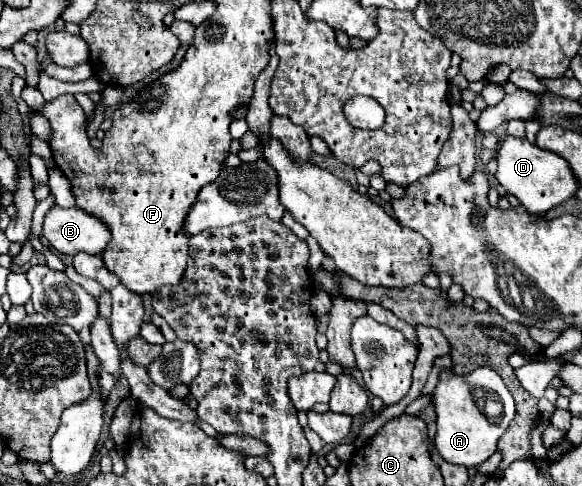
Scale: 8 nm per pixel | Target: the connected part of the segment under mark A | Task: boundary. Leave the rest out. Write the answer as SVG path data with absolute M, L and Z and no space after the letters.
M477 368L467 376L455 376L443 370L433 392L437 412L435 448L443 460L461 466L479 466L495 450L501 434L515 416L515 402L501 376L491 368Z

